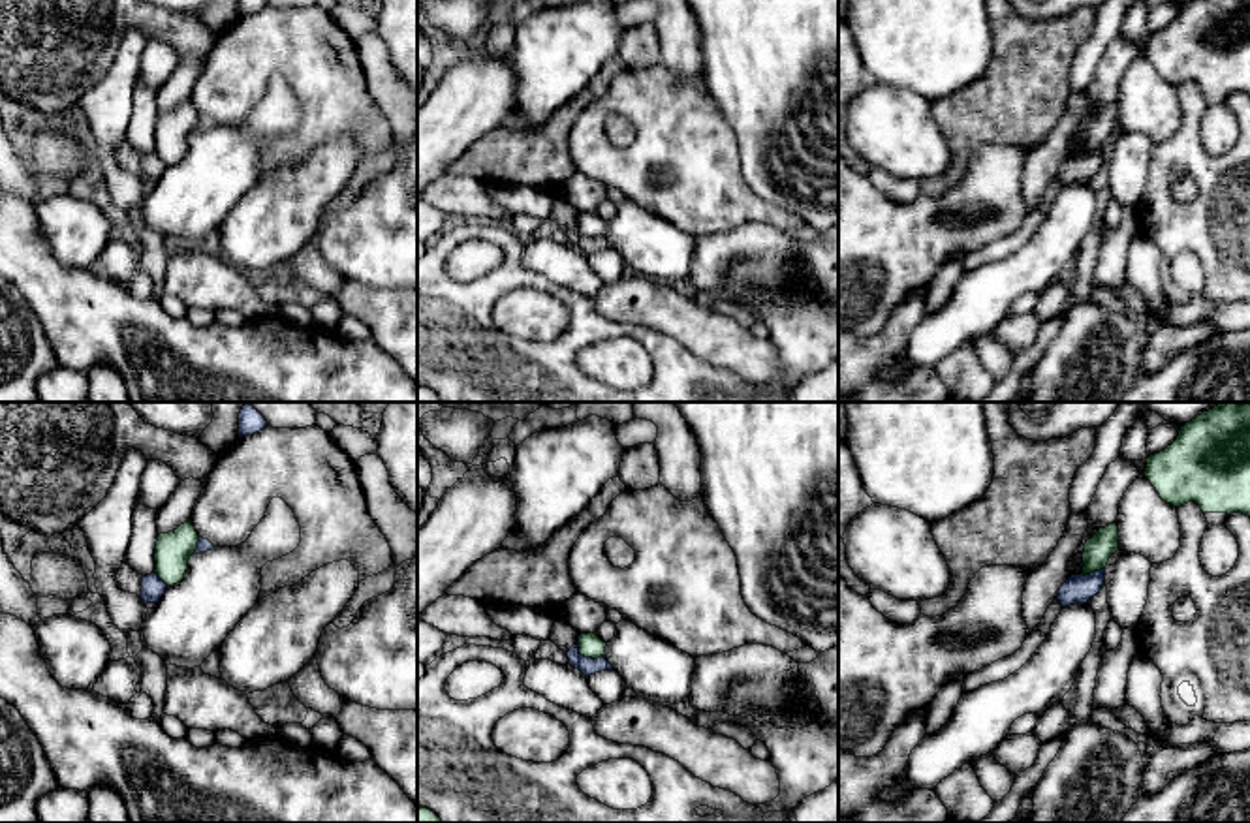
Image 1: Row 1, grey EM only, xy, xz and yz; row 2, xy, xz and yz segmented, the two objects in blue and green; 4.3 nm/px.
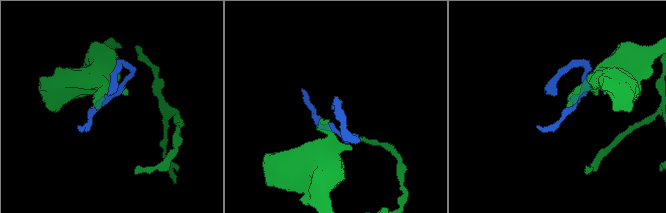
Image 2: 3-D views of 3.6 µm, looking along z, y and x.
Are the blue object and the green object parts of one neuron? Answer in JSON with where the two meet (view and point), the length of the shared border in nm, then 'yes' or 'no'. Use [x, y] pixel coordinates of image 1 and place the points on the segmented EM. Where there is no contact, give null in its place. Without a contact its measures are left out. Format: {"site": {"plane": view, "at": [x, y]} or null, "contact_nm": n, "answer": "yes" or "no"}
{"site": {"plane": "xz", "at": [583, 656]}, "contact_nm": 150, "answer": "no"}

